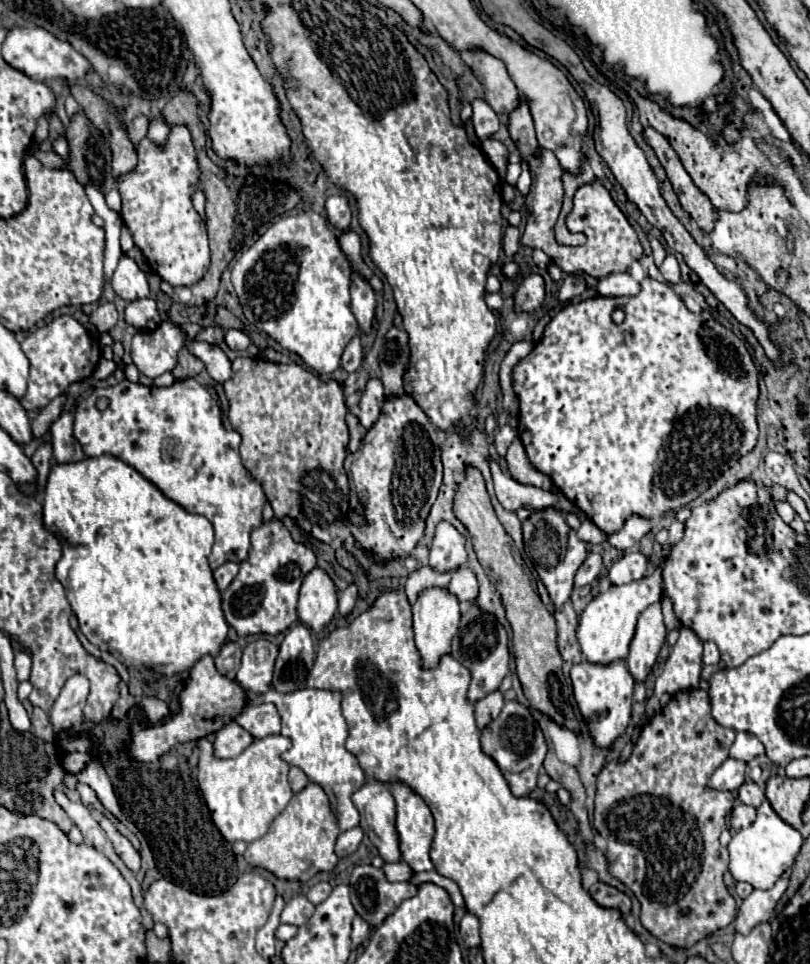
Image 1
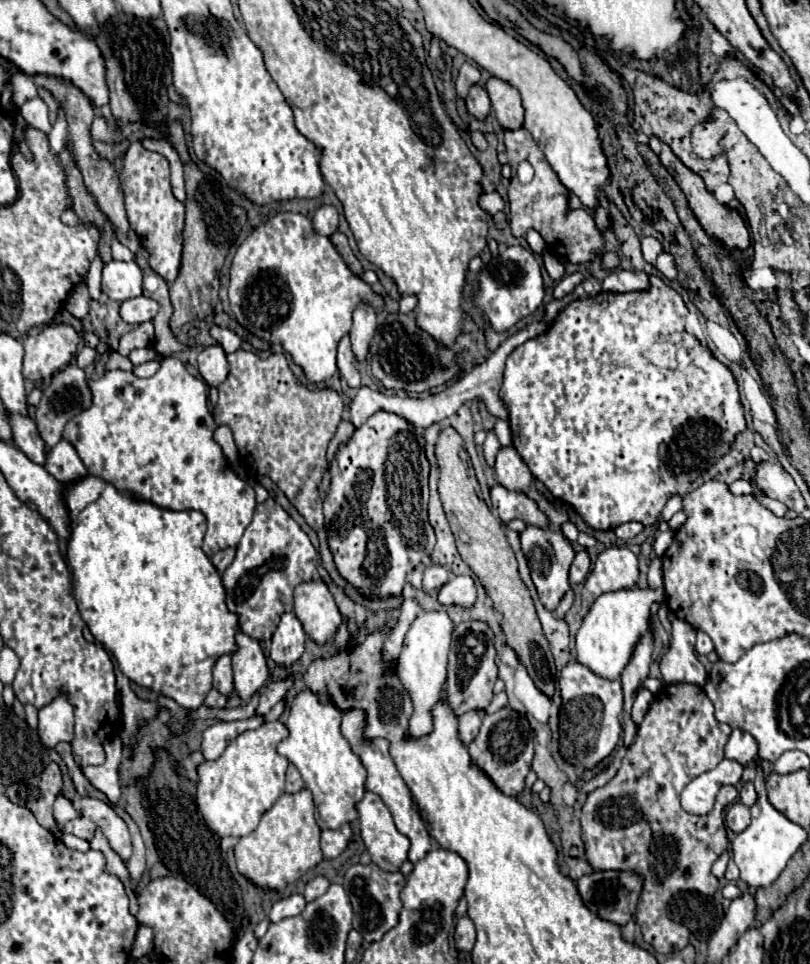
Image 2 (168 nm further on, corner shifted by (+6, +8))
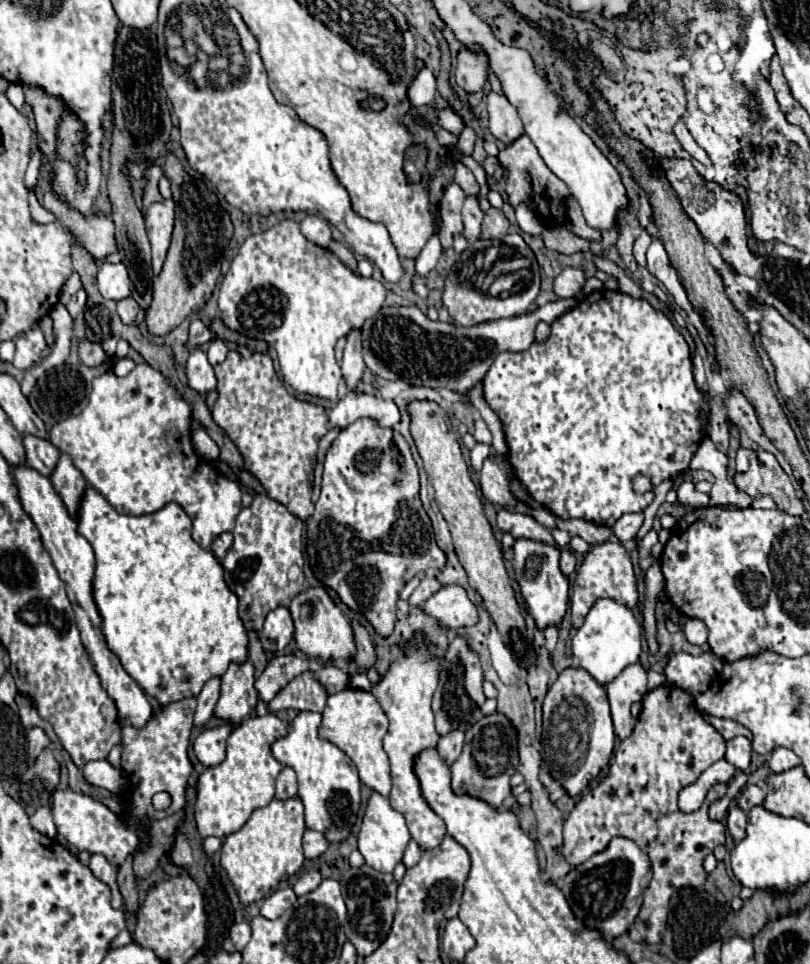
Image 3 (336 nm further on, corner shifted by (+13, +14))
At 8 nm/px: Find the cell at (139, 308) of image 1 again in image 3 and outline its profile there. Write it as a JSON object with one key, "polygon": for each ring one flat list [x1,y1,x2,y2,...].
{"polygon":[[133,297,121,299,121,301,117,303,117,313,119,313,119,317,121,317,121,321,123,321,125,325,129,325,129,323,133,323,133,321,137,319,139,309,141,309,141,307,137,305,137,301,135,301]]}

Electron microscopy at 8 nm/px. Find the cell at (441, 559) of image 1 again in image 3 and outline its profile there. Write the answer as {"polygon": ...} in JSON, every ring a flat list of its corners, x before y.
{"polygon":[[425,577,421,579,421,585,413,591,413,595,409,597,409,605,413,607,421,607,433,593,437,593,441,589,439,581,435,577]]}

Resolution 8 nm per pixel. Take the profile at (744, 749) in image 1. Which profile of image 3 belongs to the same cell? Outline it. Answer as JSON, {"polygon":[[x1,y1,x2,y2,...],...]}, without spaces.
{"polygon":[[743,735,739,737,733,737,731,741,727,741,727,753,725,753,725,759,735,767,735,769,749,769,751,765,751,741]]}

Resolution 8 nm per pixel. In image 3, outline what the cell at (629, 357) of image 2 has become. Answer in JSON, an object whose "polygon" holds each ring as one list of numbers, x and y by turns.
{"polygon":[[601,291,599,295,595,293,595,295,585,297,575,309,571,309,571,311,563,313,559,319,555,319,555,323,551,325,551,335,545,343,533,343,523,353,497,355,495,363,491,365,491,369,487,371,487,375,483,379,483,397,503,423,503,433,505,433,505,441,509,447,509,461,511,461,515,475,517,475,519,483,523,485,523,489,527,489,529,495,537,503,545,505,553,515,557,515,561,519,585,519,585,521,591,521,595,525,605,525,605,527,613,527,615,521,625,513,643,511,653,501,653,497,655,497,653,491,647,491,641,495,633,491,633,479,637,475,649,477,653,487,657,487,663,479,669,479,671,475,675,475,679,471,687,471,689,461,705,435,703,423,699,419,699,411,703,407,705,397,693,381,693,363,691,363,691,355,689,355,689,347,687,347,685,339,673,327,673,323,661,311,653,309,645,299,633,299,629,295,611,293,611,291]]}

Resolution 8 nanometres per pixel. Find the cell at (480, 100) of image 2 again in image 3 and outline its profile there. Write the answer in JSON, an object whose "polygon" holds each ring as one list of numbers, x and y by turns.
{"polygon":[[461,49,457,53,455,79,459,87,463,87,467,93,481,91,487,77,489,77,489,61,485,53,471,51,471,49]]}

